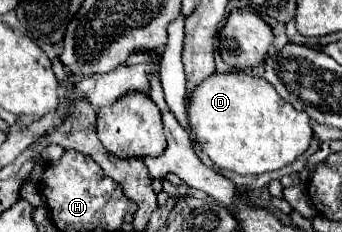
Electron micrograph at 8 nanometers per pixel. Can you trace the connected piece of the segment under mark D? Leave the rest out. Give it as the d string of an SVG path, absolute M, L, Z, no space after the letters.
M213 73L193 91L191 97L185 99L185 103L191 129L211 161L239 175L261 175L291 165L309 149L313 139L309 115L305 115L305 111L297 111L293 105L281 99L273 85L269 85L263 77L251 77L247 73Z

